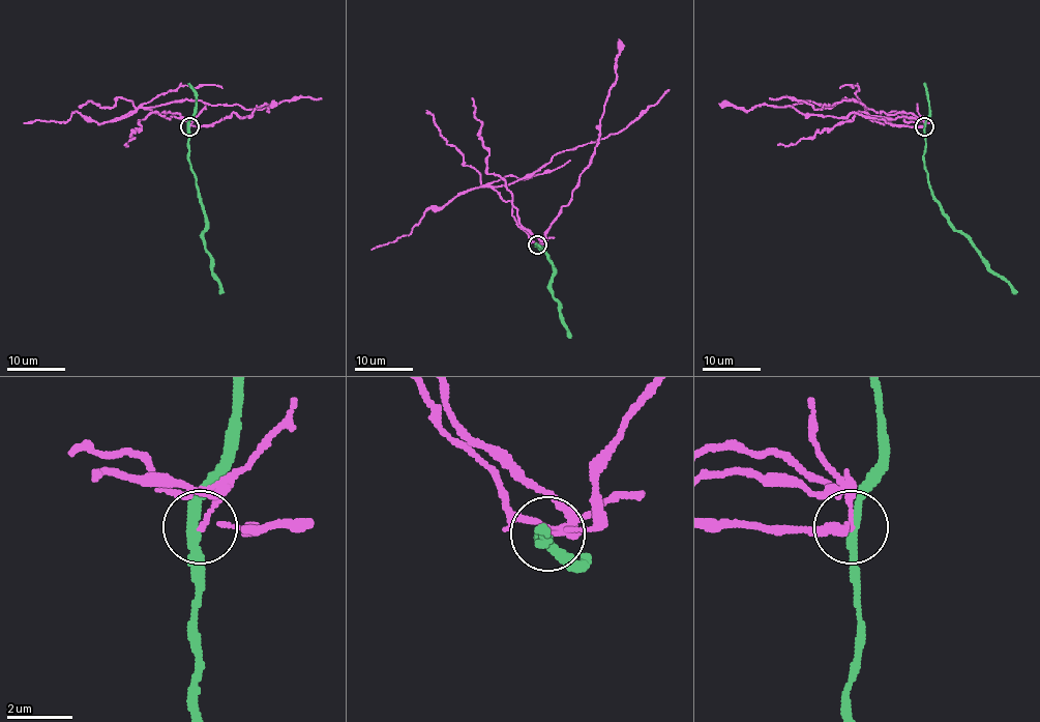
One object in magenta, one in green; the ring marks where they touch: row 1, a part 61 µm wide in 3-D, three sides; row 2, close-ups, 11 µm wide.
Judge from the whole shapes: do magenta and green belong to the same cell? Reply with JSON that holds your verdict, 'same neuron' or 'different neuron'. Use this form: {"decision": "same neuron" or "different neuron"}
{"decision": "different neuron"}

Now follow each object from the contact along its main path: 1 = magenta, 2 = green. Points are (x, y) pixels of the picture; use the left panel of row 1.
1: (189, 125), (175, 112), (165, 115), (148, 107), (200, 99), (260, 110), (322, 97)
2: (188, 125), (188, 161), (206, 223), (203, 244), (220, 293)

